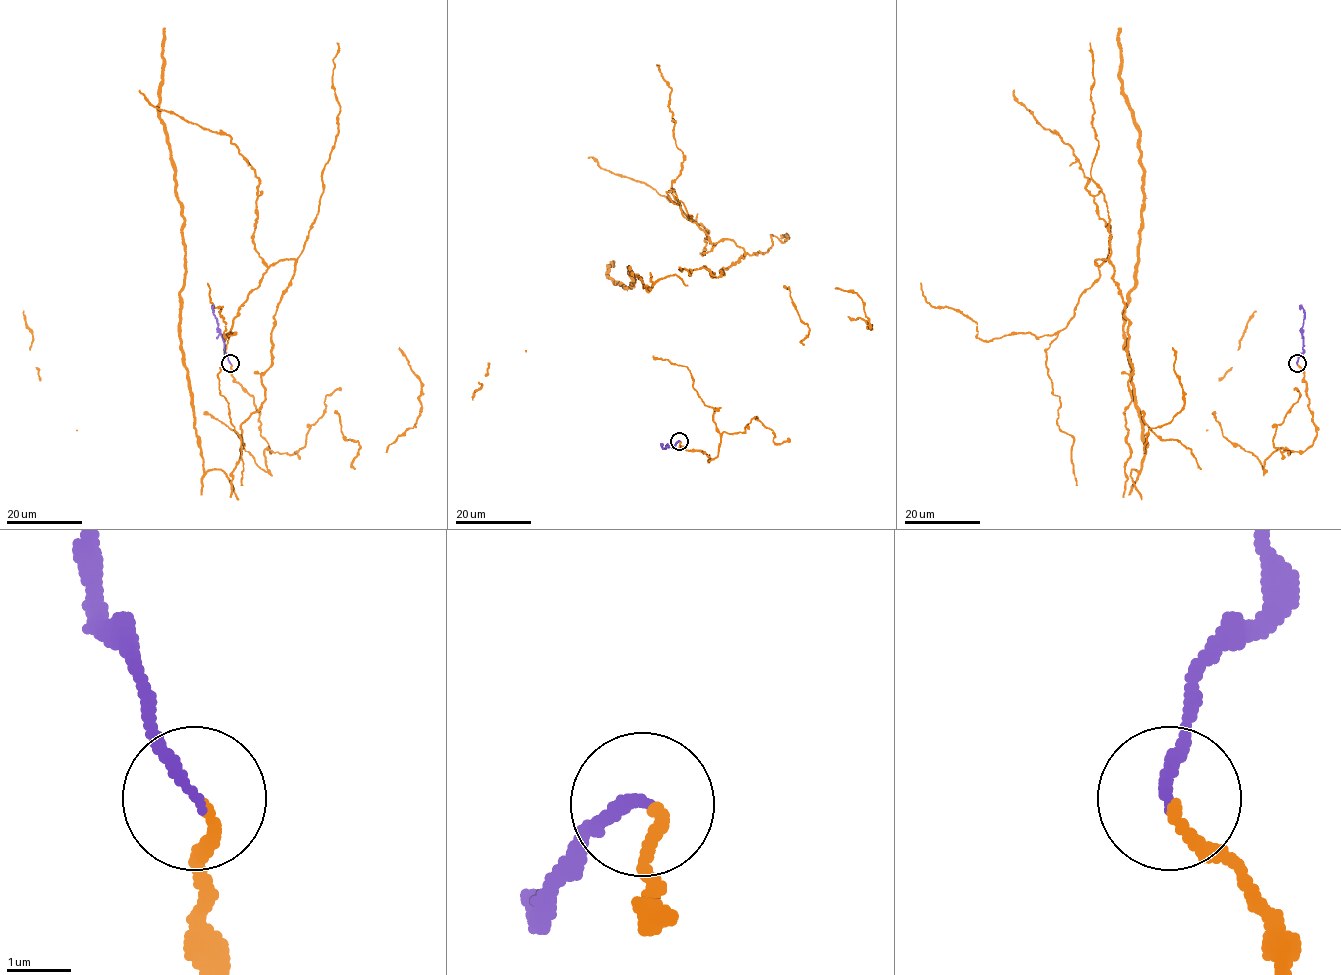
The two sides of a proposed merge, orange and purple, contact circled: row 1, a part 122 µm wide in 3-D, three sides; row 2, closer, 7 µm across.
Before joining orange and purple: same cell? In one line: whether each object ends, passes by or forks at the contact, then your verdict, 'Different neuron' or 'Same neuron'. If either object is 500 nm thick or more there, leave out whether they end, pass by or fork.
At the ring orange ends. At the ring purple ends. Same neuron

